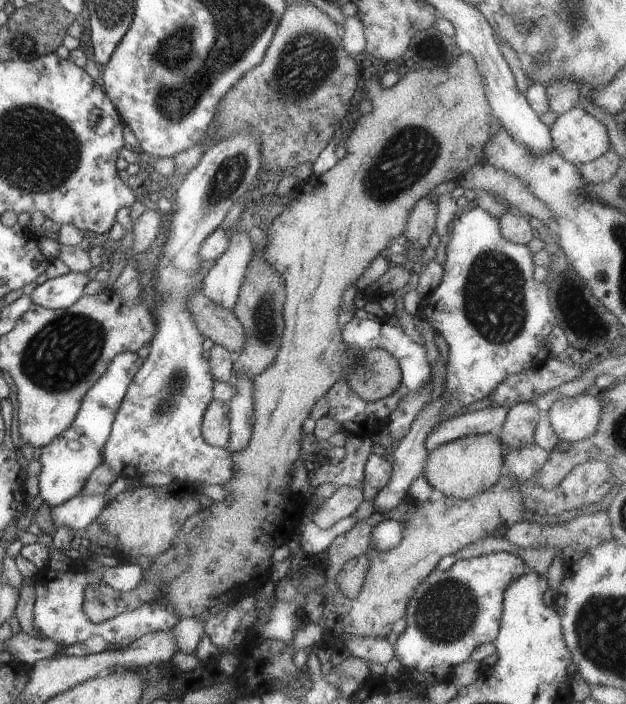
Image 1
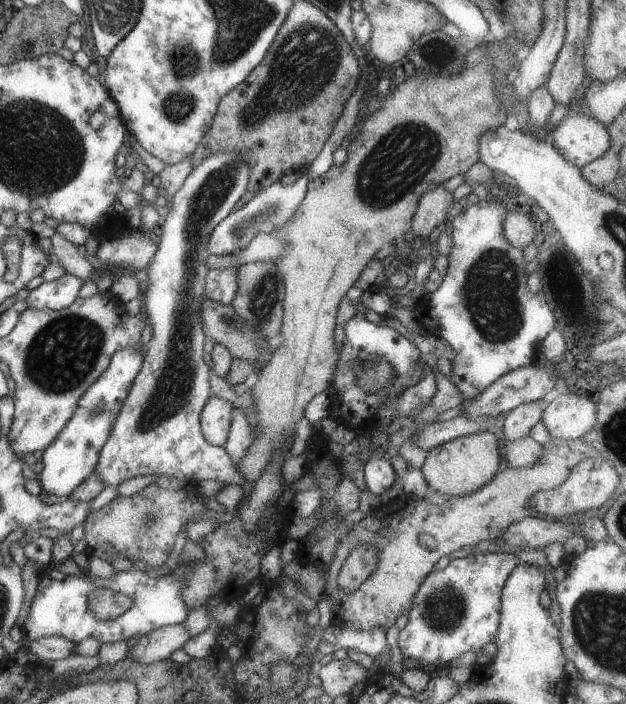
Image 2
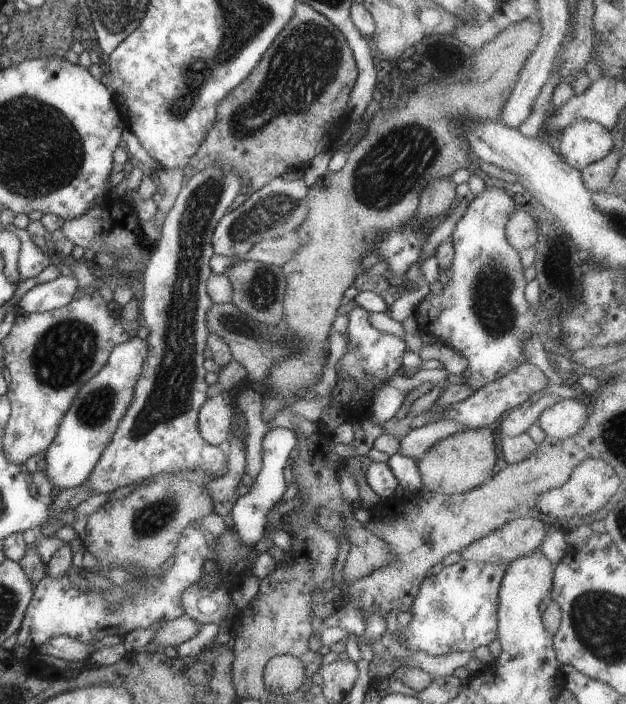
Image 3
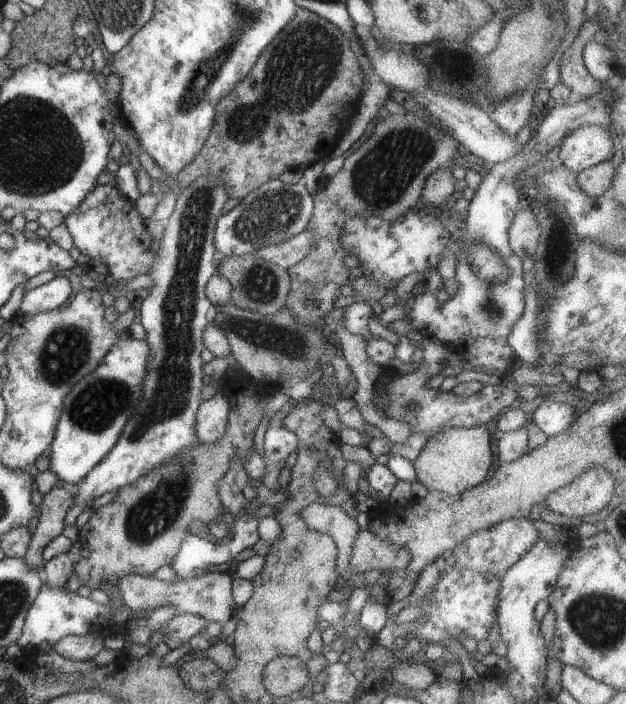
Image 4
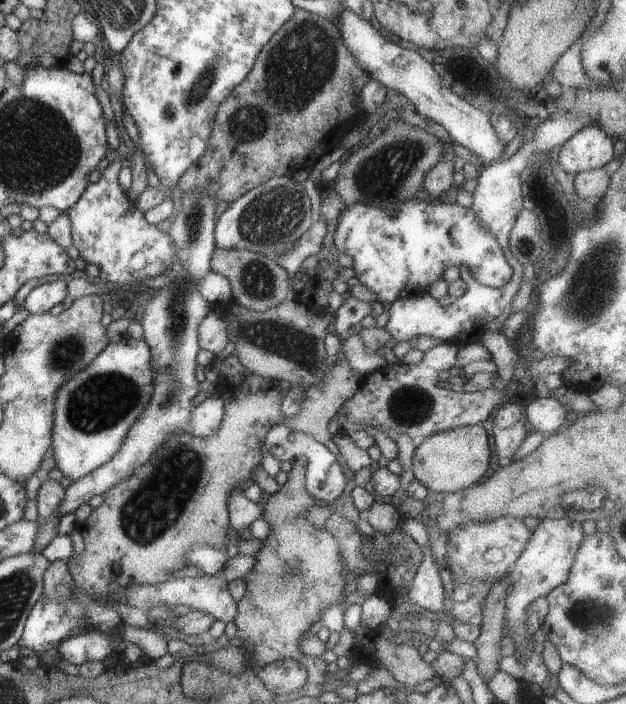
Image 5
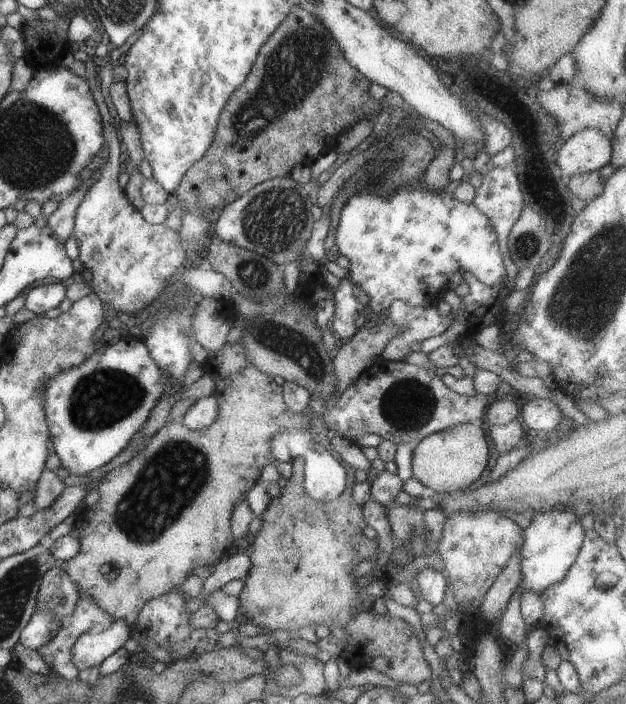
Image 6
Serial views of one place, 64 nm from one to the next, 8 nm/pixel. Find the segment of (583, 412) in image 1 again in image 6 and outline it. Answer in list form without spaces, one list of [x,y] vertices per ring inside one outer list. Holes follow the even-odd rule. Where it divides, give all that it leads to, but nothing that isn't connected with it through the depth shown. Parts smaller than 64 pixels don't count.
[[[534,398],[522,408],[522,422],[533,434],[548,434],[556,430],[564,418],[556,403]]]

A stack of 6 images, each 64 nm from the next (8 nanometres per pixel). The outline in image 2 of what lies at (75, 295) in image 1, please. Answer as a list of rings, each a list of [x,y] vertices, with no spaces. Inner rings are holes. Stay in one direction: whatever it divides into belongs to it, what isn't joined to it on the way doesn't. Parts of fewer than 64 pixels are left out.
[[[65,273],[60,278],[43,282],[31,290],[25,298],[25,303],[31,309],[57,311],[70,306],[78,298],[78,292],[83,284],[82,279]]]

